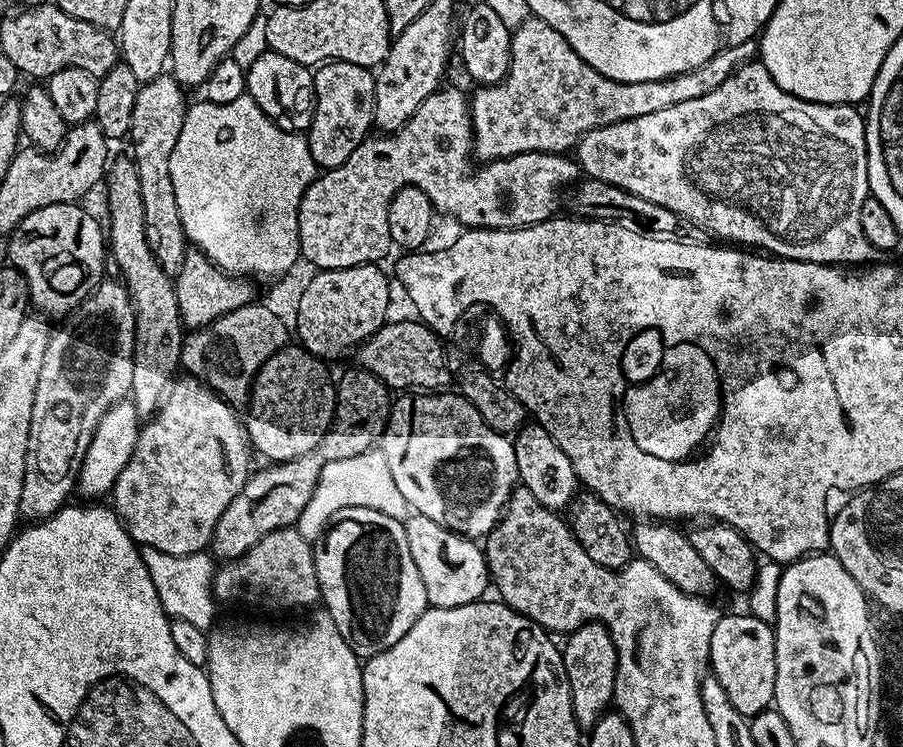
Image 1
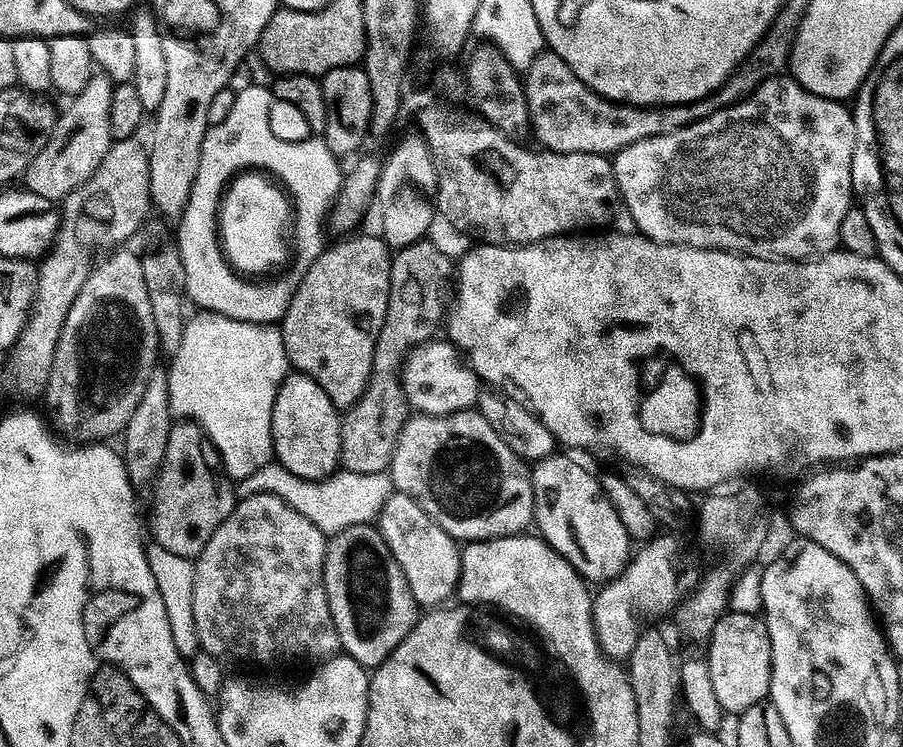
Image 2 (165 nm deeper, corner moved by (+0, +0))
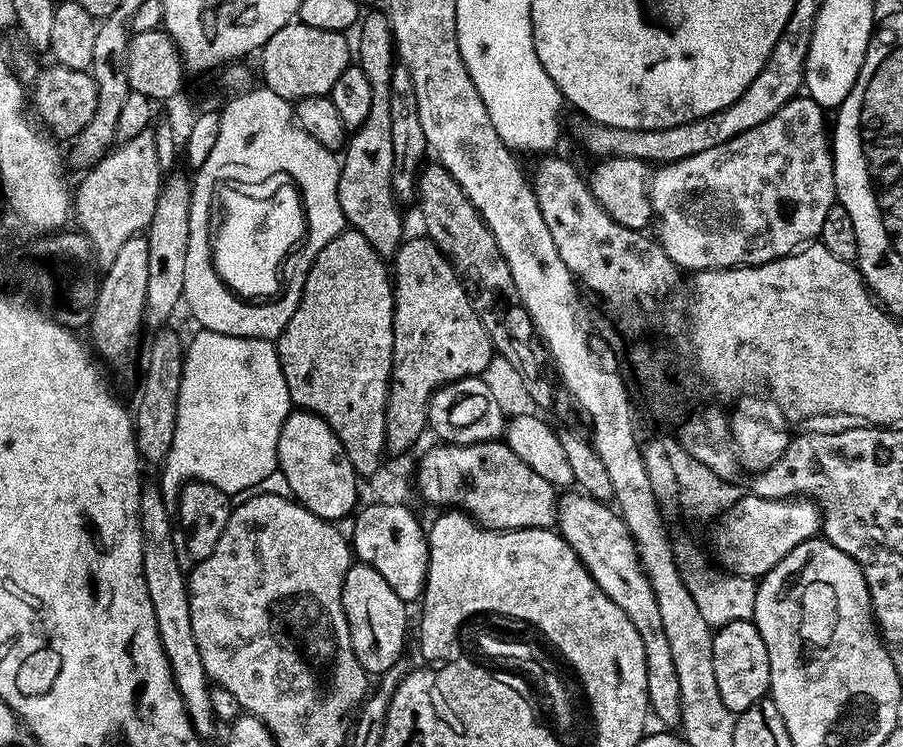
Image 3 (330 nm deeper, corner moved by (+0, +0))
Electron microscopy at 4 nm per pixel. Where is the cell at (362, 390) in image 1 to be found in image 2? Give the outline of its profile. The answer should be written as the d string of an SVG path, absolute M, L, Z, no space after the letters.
M428 238L418 240L393 255L386 318L374 346L370 382L360 401L342 416L340 462L343 471L378 474L392 467L394 450L410 415L410 405L400 385L400 369L413 348L427 344L439 333L436 331L445 323L454 292L454 260L430 241Z

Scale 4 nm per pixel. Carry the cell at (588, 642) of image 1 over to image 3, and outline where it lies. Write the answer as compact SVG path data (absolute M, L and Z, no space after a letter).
M749 494L733 508L720 513L714 525L712 548L725 564L723 567L739 576L762 578L774 570L794 546L813 539L821 531L822 517L815 503L806 498L767 500L758 494Z

